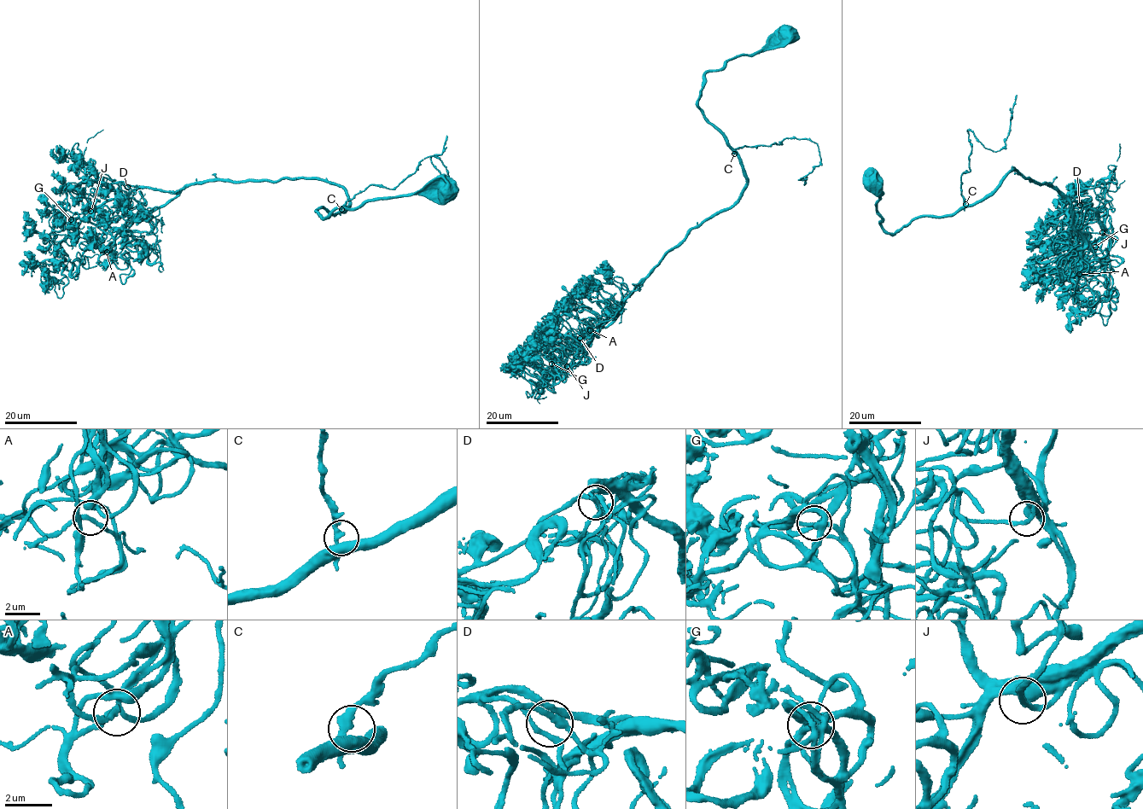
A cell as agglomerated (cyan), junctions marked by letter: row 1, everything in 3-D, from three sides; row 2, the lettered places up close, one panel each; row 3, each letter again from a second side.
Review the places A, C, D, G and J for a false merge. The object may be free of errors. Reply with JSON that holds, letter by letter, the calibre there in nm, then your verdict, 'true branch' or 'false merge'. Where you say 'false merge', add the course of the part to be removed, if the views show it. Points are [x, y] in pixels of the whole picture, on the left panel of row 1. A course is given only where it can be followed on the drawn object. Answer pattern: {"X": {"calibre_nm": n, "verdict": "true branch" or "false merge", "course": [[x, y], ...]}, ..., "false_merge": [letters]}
{"A": {"calibre_nm": 200, "verdict": "true branch"}, "C": {"calibre_nm": 360, "verdict": "true branch"}, "D": {"calibre_nm": 320, "verdict": "true branch"}, "G": {"calibre_nm": 180, "verdict": "true branch"}, "J": {"calibre_nm": 480, "verdict": "true branch"}, "false_merge": []}

